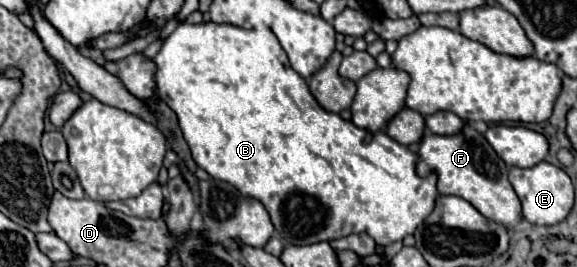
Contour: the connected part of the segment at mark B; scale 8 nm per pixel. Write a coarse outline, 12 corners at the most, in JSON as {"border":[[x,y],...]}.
{"border":[[271,30],[153,60],[199,168],[285,244],[433,210],[417,154],[327,112]]}

